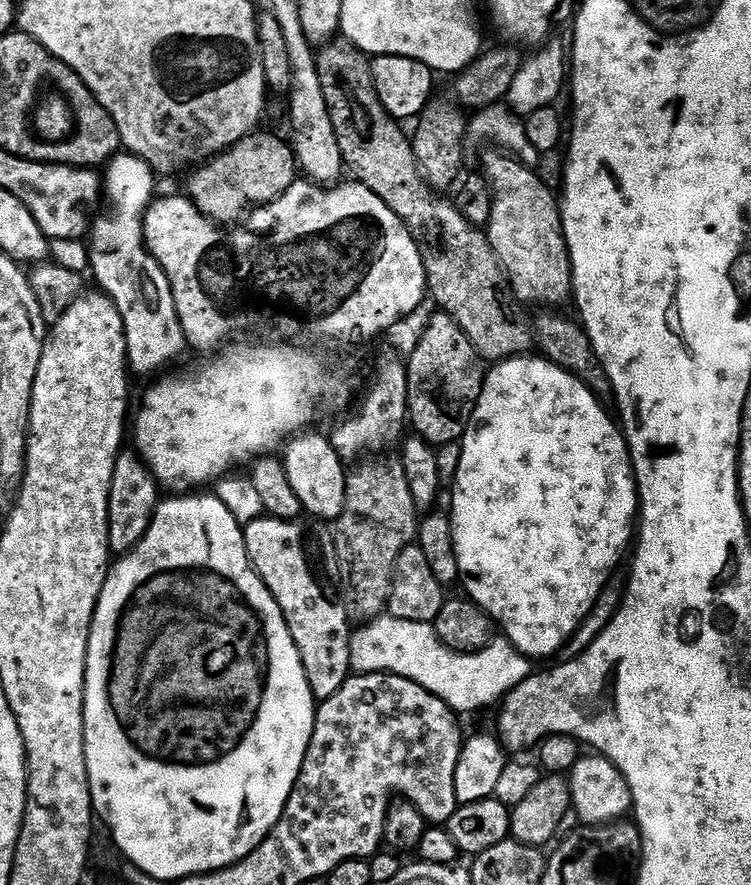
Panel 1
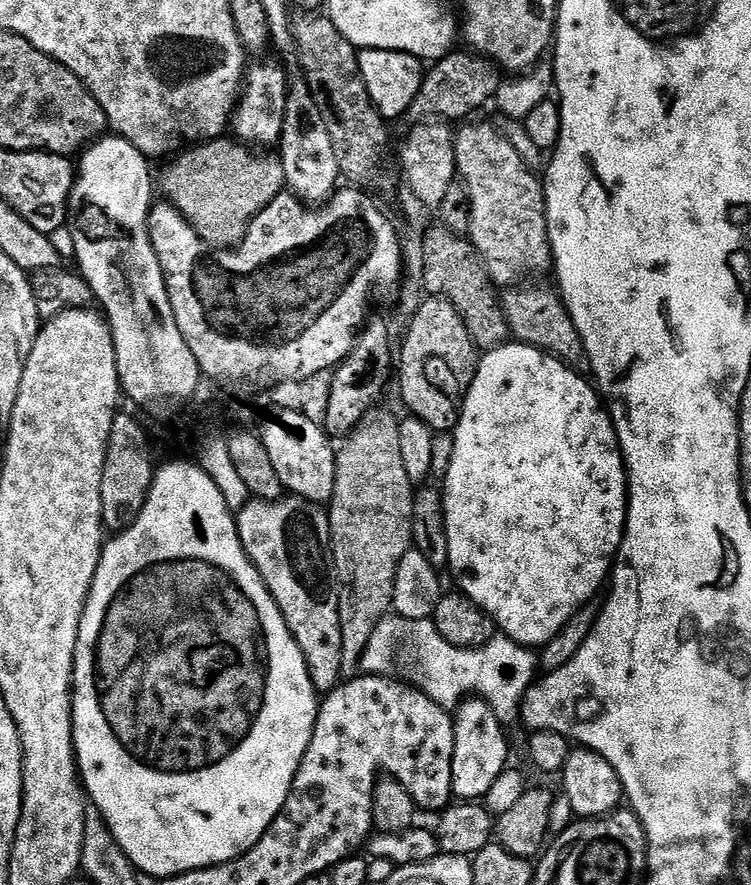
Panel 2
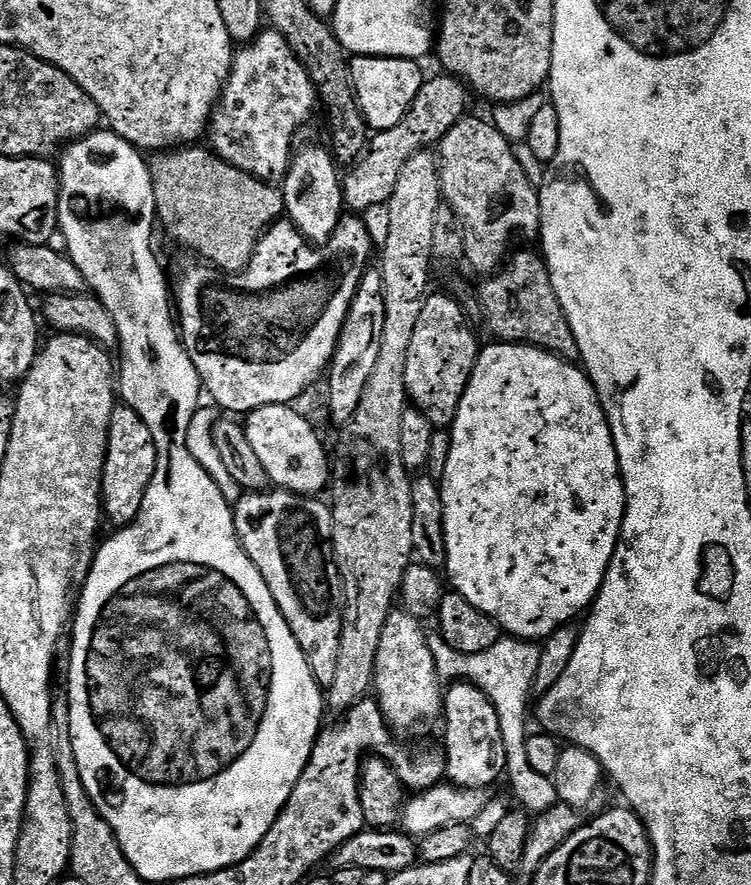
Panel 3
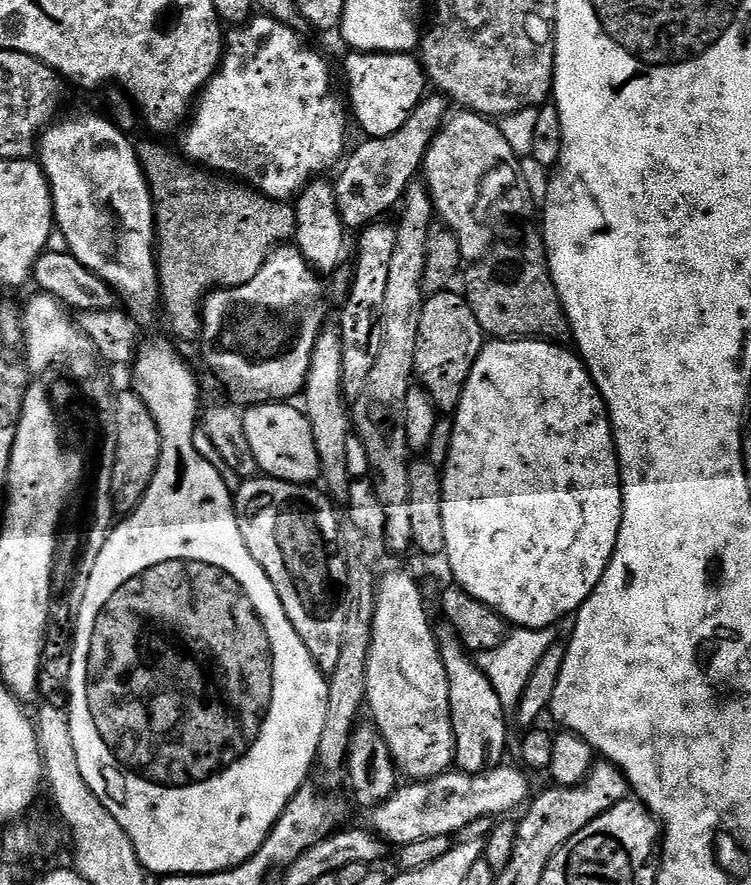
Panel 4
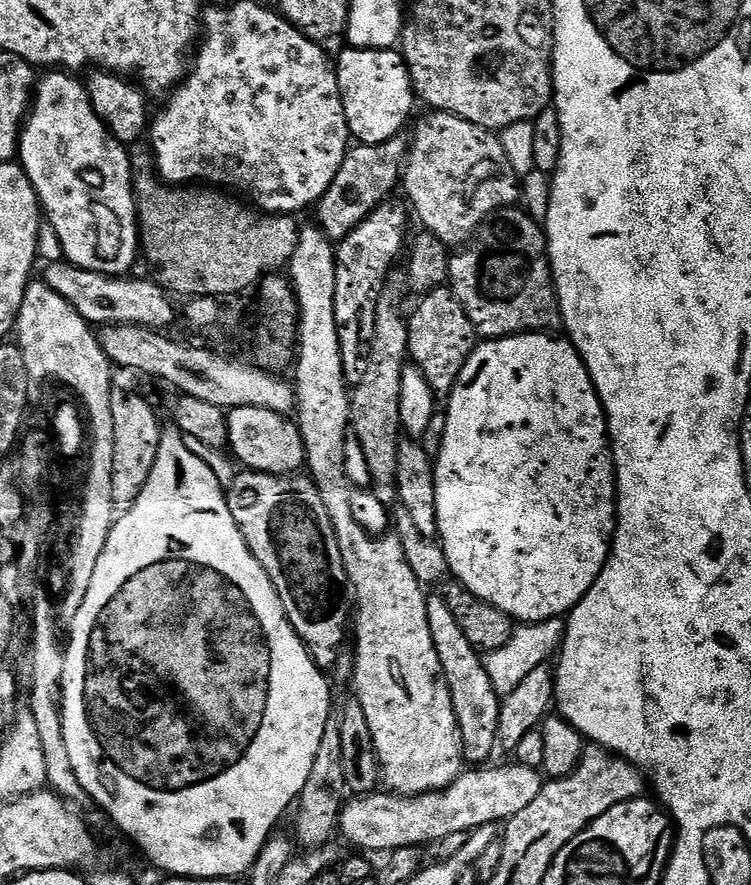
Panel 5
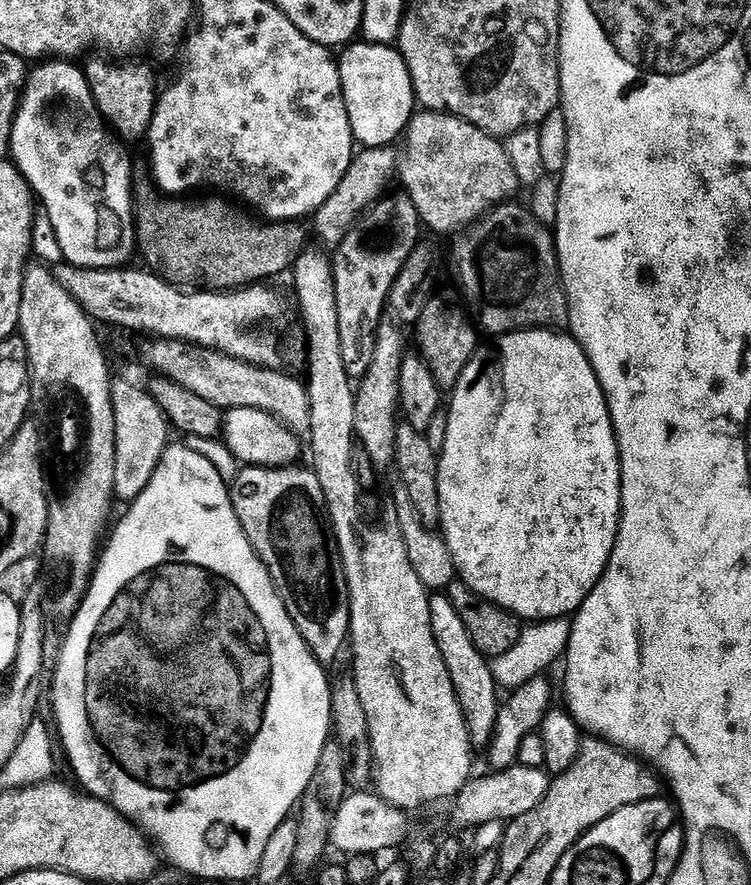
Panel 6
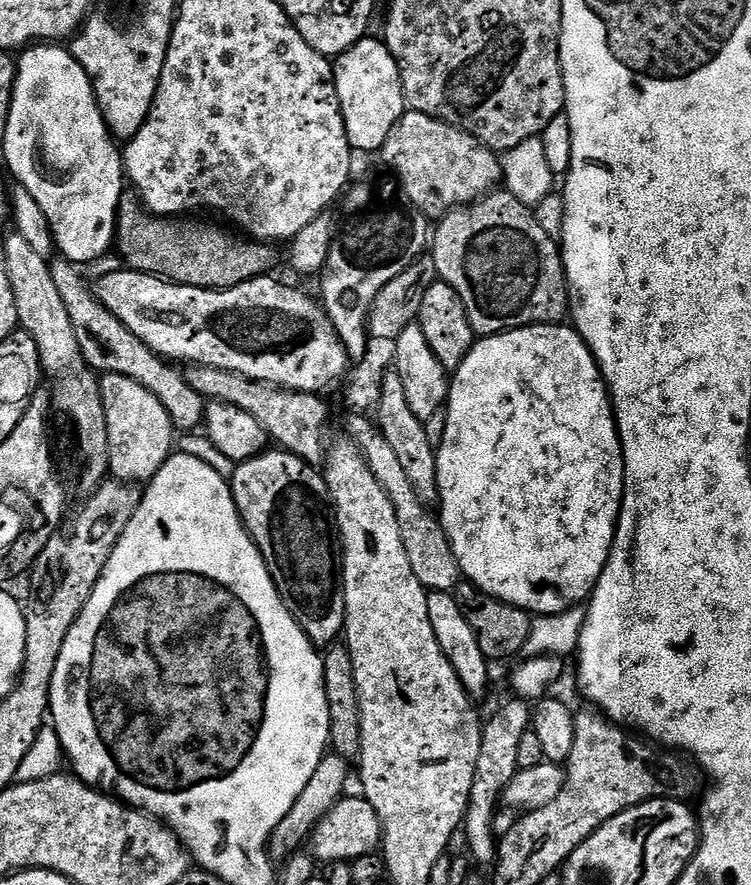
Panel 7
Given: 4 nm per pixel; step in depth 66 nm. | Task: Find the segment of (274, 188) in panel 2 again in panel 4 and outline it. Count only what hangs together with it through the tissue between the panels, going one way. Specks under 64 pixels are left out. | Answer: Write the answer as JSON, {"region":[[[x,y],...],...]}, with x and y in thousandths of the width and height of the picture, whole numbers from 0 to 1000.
{"region":[[[208,158],[182,162],[180,169],[202,220],[202,242],[208,251],[205,284],[216,327],[216,348],[229,356],[233,383],[260,385],[266,379],[264,342],[289,325],[316,325],[333,319],[360,286],[393,268],[394,237],[387,229],[361,226],[324,206],[246,183],[238,175],[234,177],[222,172]]]}

